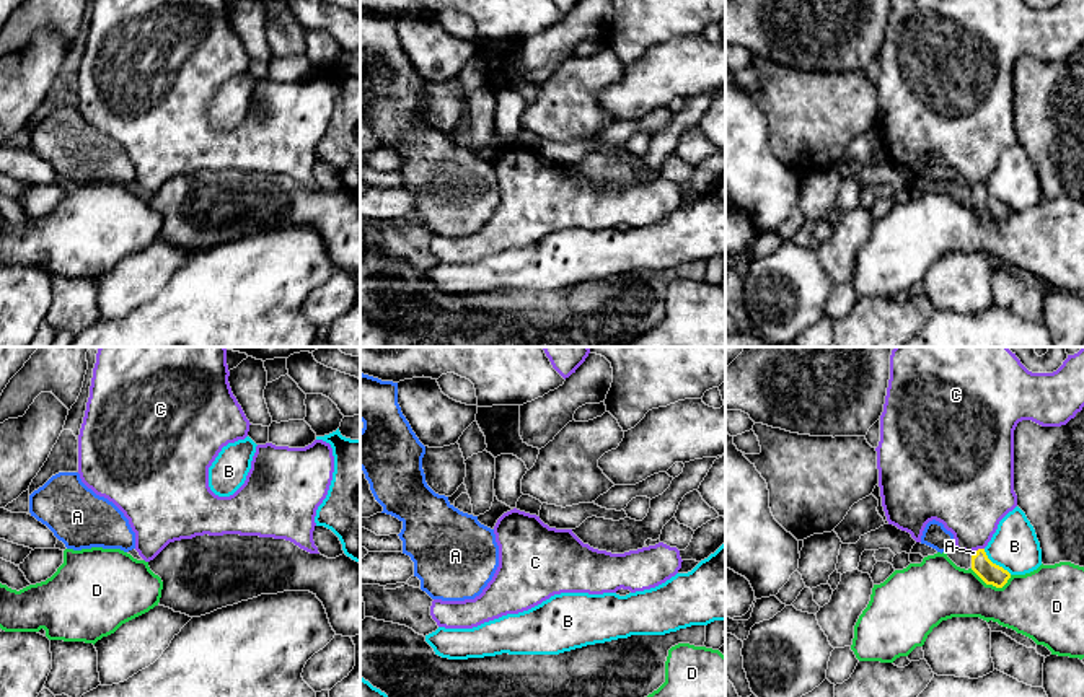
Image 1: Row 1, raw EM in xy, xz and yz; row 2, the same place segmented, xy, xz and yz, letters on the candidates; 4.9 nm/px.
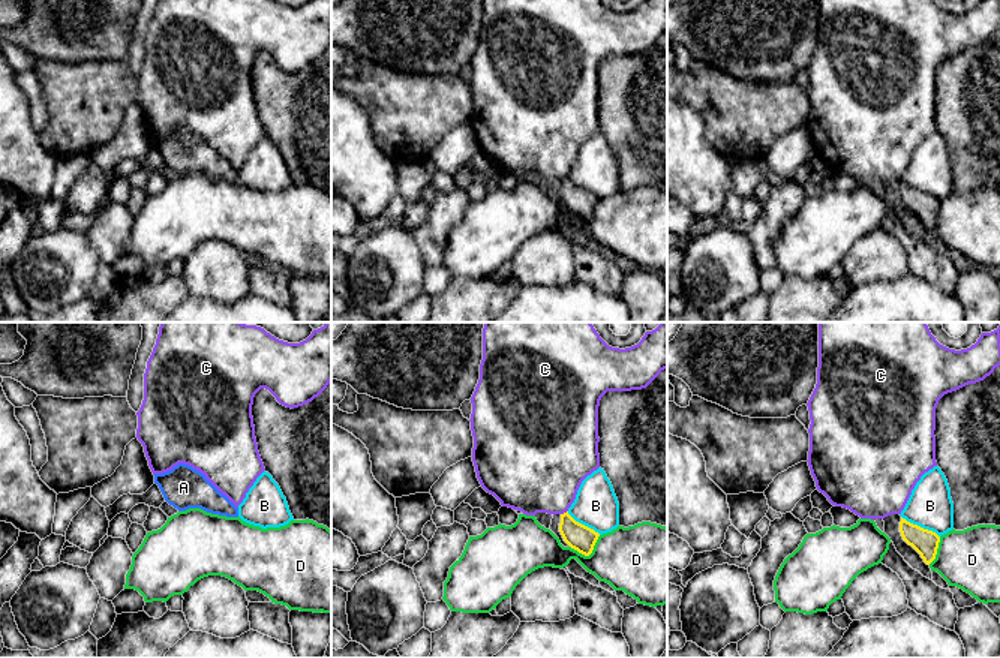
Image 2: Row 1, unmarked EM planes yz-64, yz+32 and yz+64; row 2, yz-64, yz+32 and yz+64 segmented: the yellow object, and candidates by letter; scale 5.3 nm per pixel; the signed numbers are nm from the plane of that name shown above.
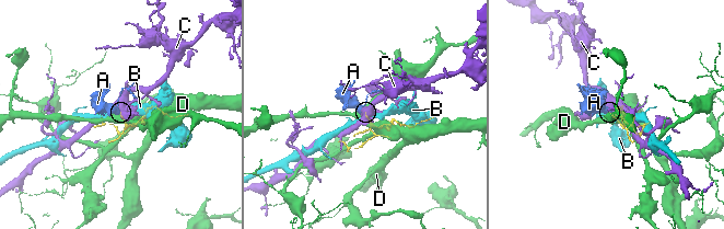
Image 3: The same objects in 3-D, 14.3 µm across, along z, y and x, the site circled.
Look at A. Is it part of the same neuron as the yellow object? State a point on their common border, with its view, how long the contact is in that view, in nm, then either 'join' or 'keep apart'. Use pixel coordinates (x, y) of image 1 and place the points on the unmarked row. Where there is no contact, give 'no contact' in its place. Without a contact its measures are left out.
contact yz (975, 189); length 40 nm; join

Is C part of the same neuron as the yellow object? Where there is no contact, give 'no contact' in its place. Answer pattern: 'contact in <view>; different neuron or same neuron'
contact in yz; different neuron

